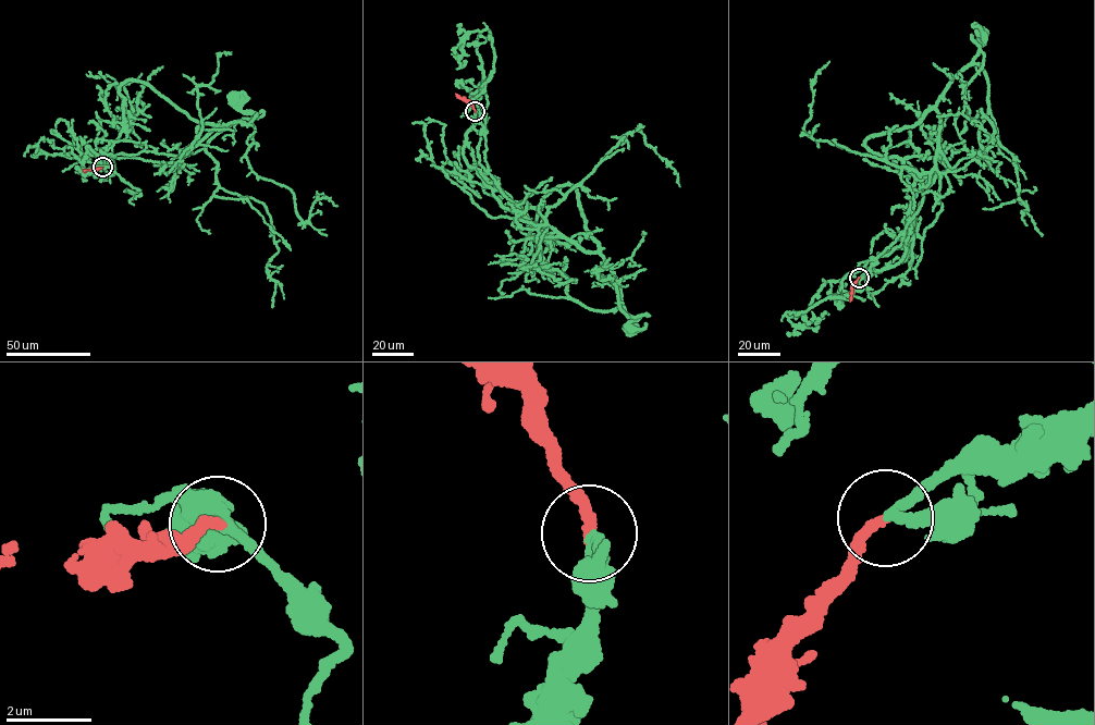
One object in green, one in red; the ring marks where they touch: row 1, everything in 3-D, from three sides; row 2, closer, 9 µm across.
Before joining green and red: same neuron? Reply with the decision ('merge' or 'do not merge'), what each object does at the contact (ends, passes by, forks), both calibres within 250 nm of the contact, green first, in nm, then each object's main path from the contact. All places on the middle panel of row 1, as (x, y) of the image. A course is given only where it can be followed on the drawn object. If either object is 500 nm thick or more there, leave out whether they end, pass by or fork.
merge; green passes by; red ends; calibres 240 and 260 nm; course green (475, 111), (480, 164), (523, 216), (601, 255), (625, 312), (648, 315), (631, 320), (630, 330); course red (475, 111), (471, 103), (455, 94)

